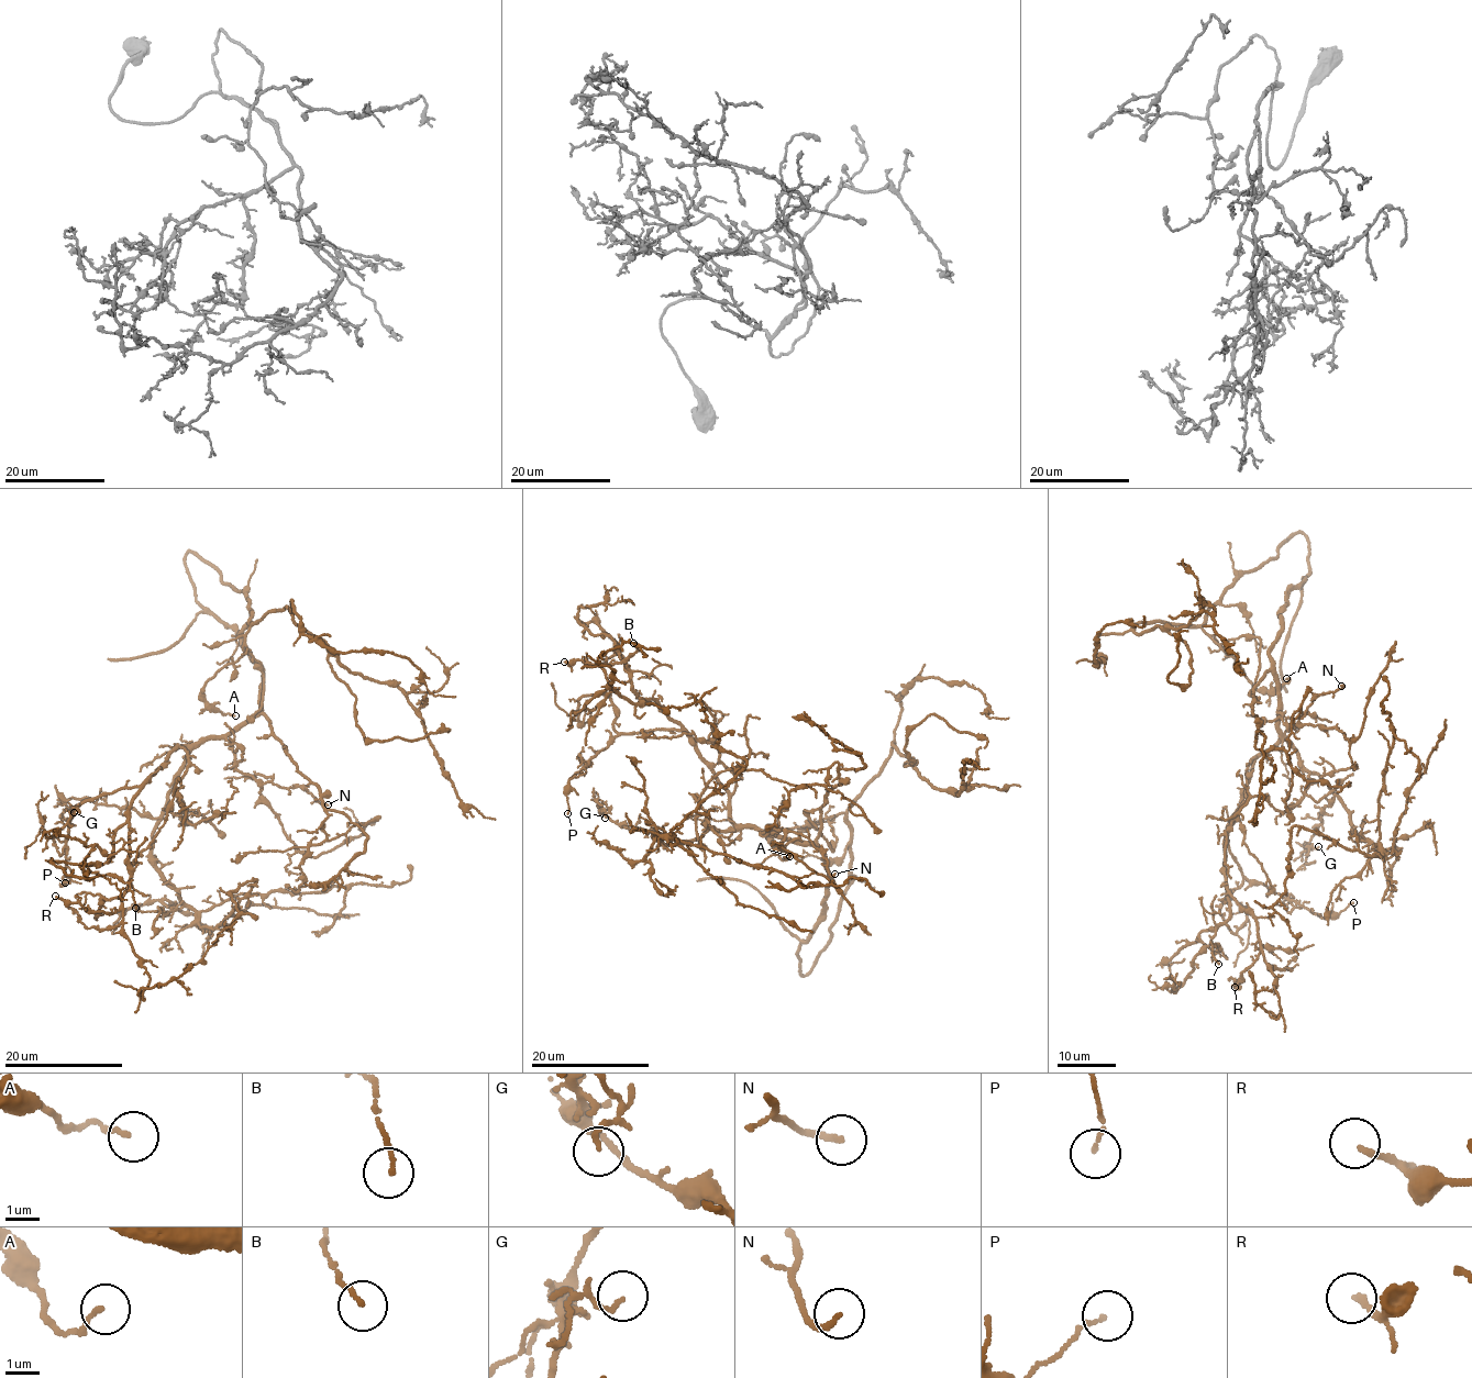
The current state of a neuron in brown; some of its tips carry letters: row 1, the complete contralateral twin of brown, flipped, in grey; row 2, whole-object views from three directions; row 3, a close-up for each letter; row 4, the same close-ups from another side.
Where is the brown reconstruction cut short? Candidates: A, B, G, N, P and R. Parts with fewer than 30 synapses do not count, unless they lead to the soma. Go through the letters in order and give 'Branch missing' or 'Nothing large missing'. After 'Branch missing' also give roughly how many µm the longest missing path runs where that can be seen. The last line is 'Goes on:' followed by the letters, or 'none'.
A: Nothing large missing
B: Nothing large missing
G: Nothing large missing
N: Nothing large missing
P: Nothing large missing
R: Nothing large missing
Goes on: none

